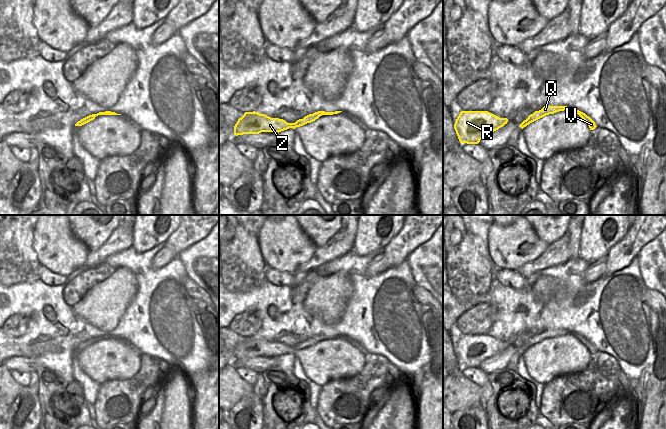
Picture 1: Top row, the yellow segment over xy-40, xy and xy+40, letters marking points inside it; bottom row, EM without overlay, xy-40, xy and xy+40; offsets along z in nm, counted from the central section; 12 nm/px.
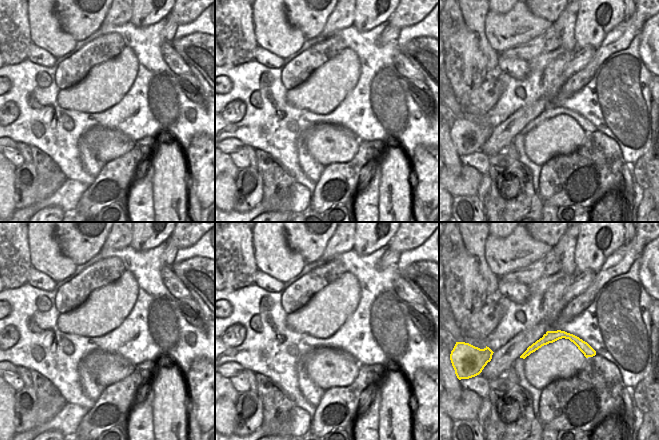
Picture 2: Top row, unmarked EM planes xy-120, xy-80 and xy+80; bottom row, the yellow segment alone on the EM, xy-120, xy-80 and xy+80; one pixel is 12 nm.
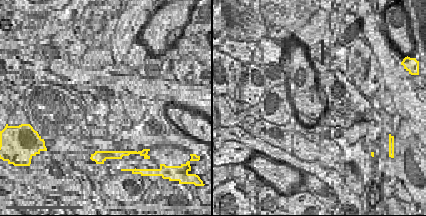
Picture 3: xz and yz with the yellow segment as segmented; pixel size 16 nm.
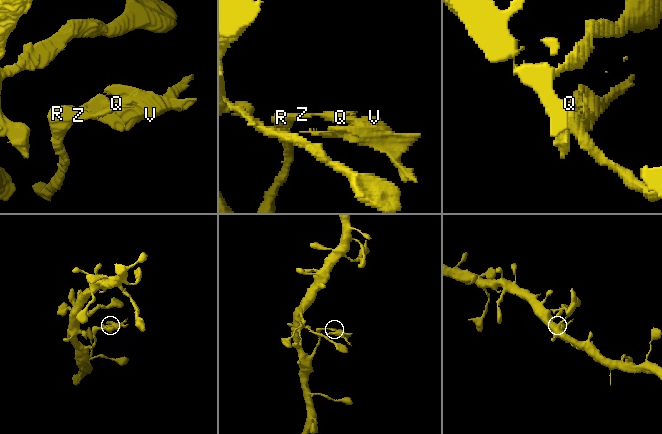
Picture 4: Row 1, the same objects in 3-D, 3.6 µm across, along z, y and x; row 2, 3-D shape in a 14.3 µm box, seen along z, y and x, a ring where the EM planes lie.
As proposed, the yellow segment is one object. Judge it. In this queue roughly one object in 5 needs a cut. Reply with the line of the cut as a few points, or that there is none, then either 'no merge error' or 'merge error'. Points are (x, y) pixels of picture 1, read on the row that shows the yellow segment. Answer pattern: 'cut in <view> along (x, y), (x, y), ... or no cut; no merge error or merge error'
cut in xy along (293, 123), (295, 127); merge error

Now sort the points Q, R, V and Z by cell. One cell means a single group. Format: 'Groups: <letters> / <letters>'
Groups: Q V / R Z

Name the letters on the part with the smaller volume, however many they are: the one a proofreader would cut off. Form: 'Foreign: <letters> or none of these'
Foreign: Q, V.

